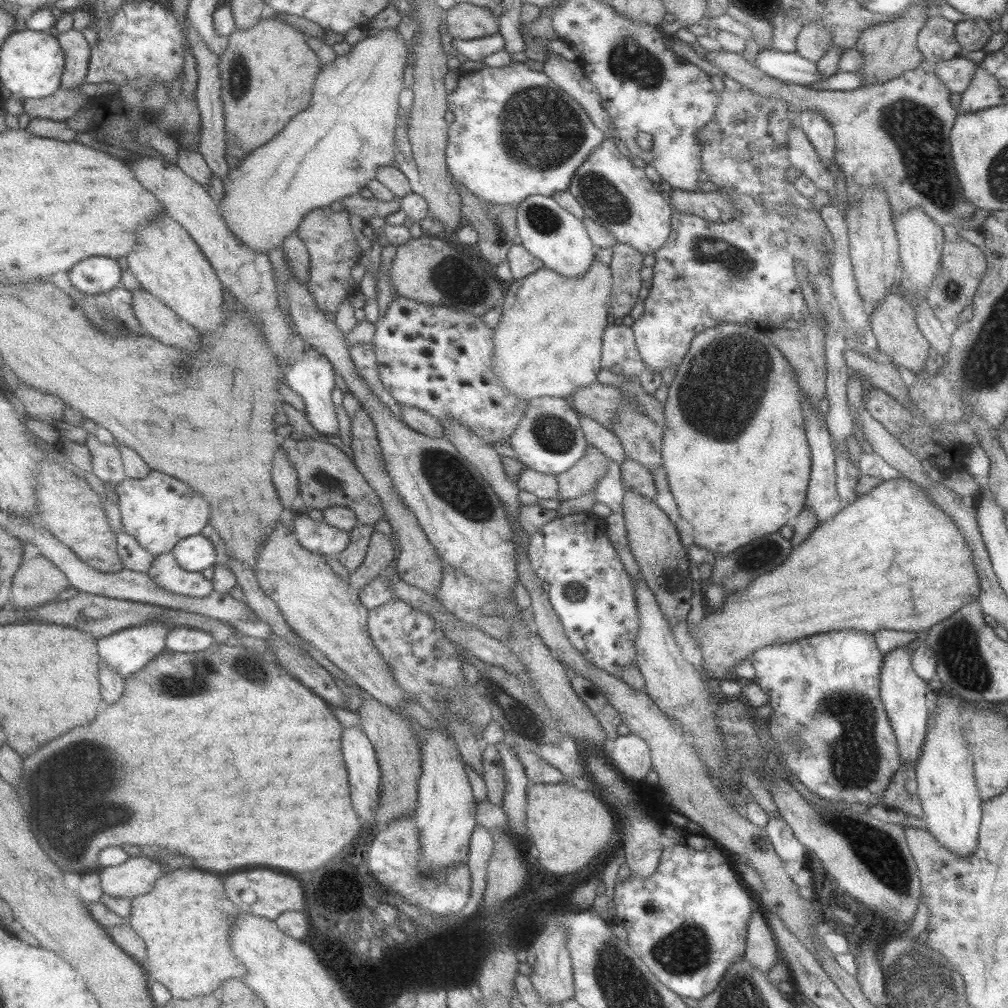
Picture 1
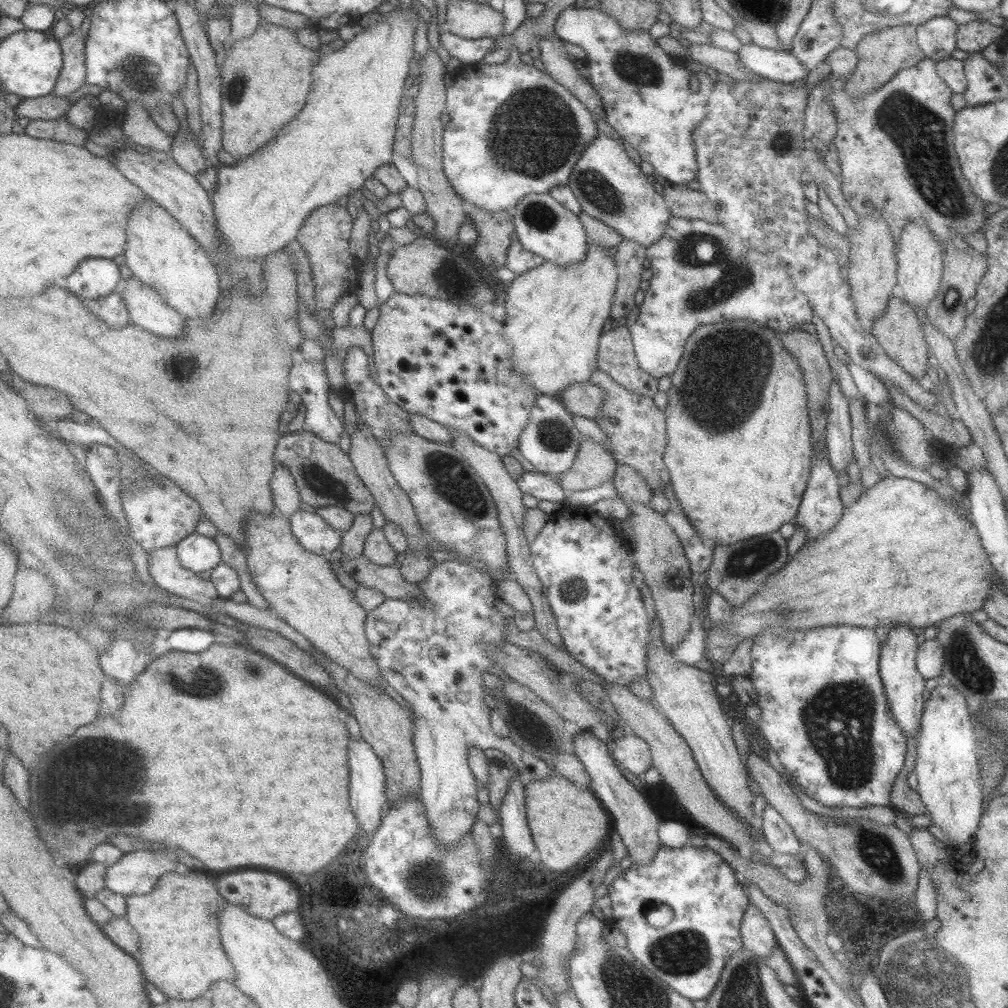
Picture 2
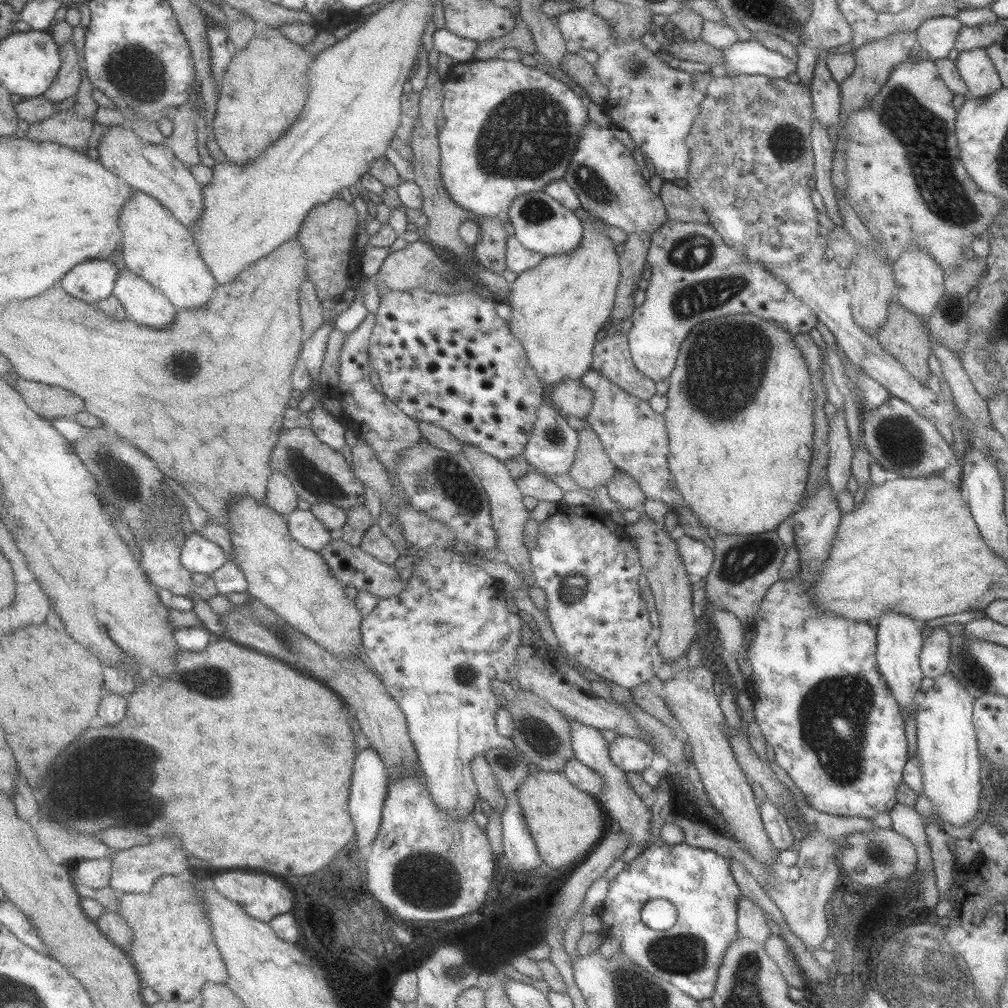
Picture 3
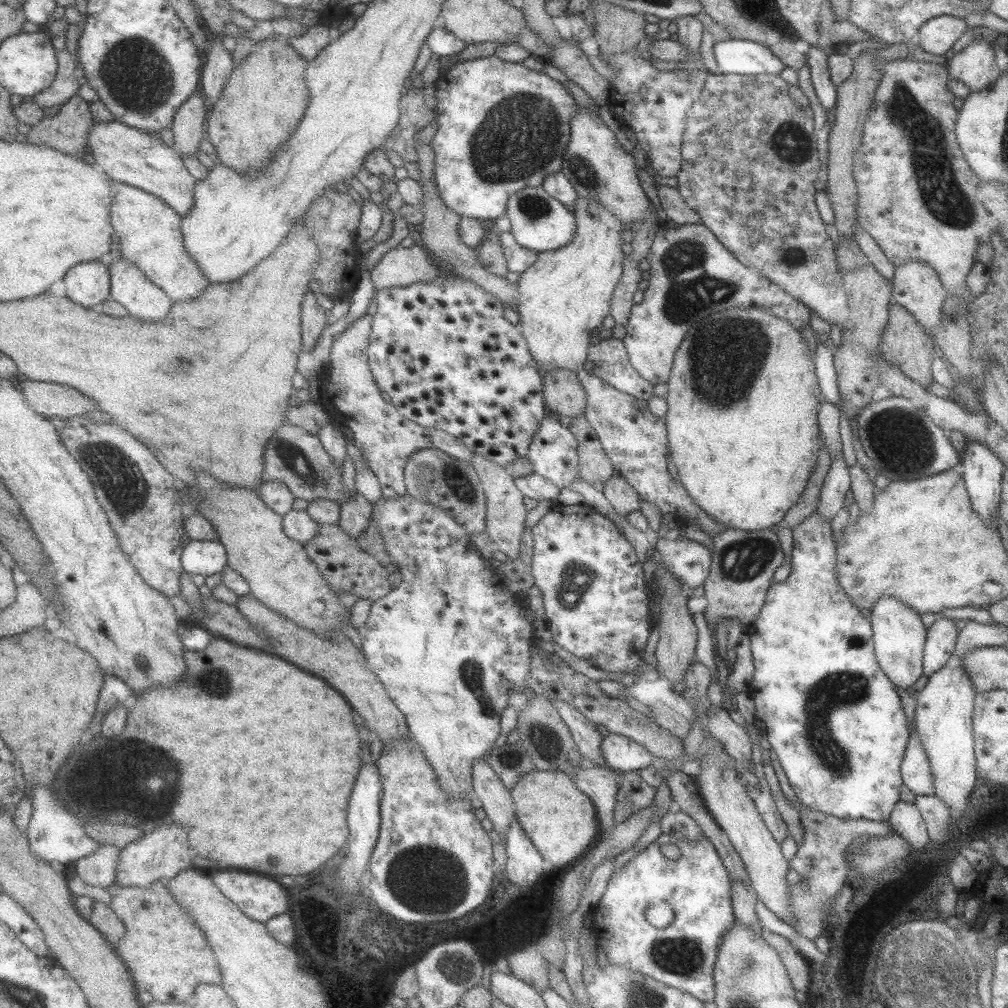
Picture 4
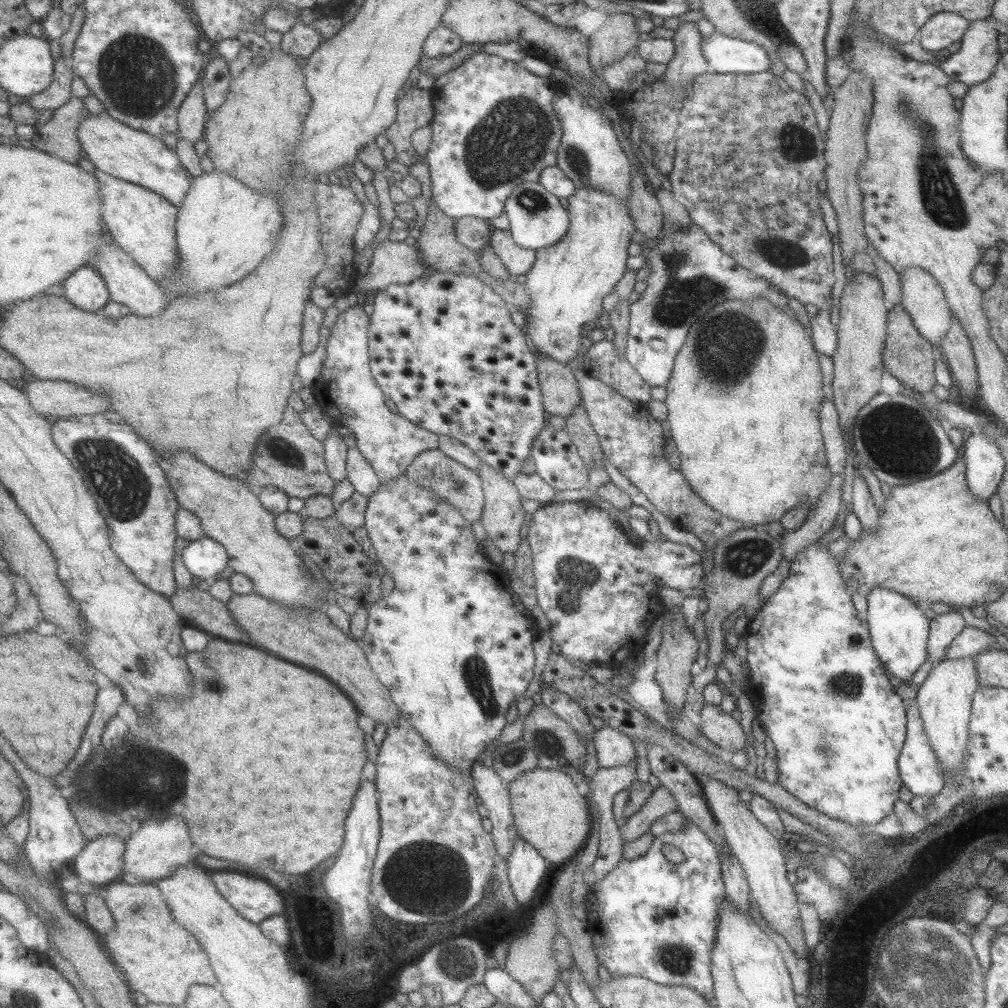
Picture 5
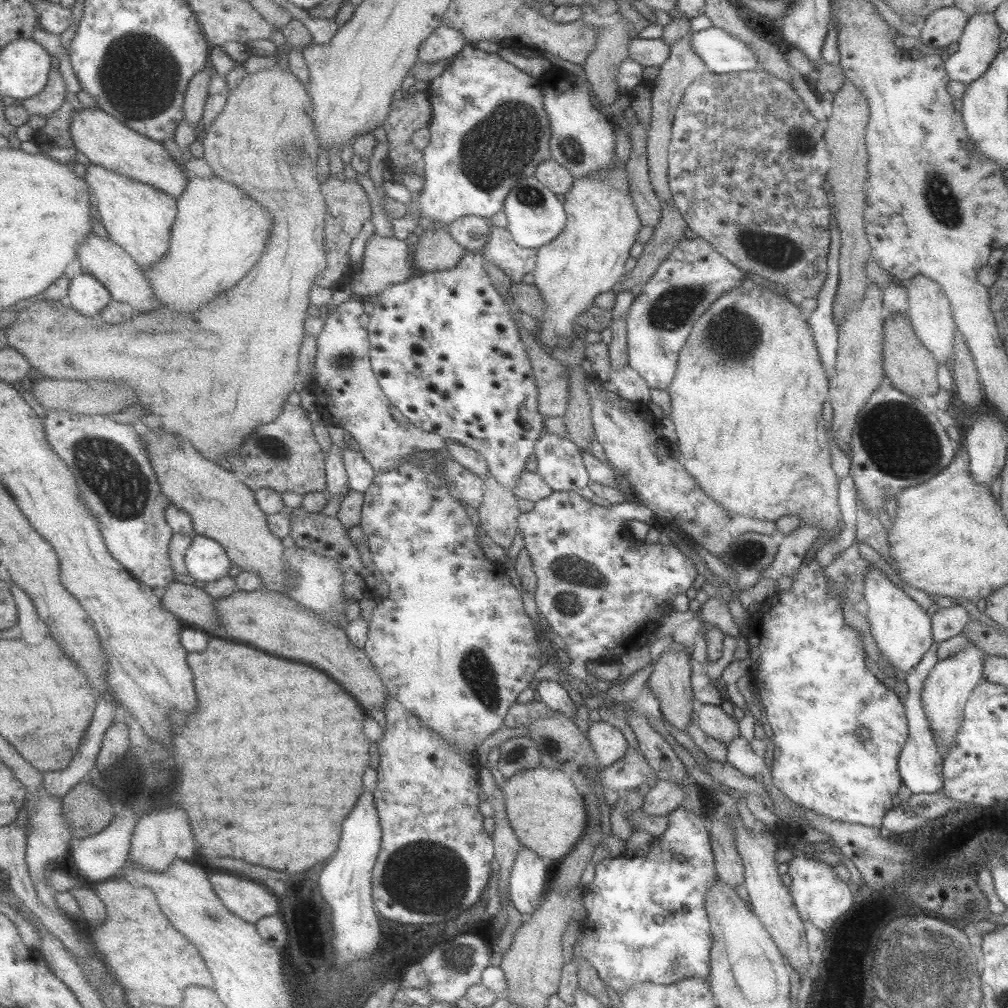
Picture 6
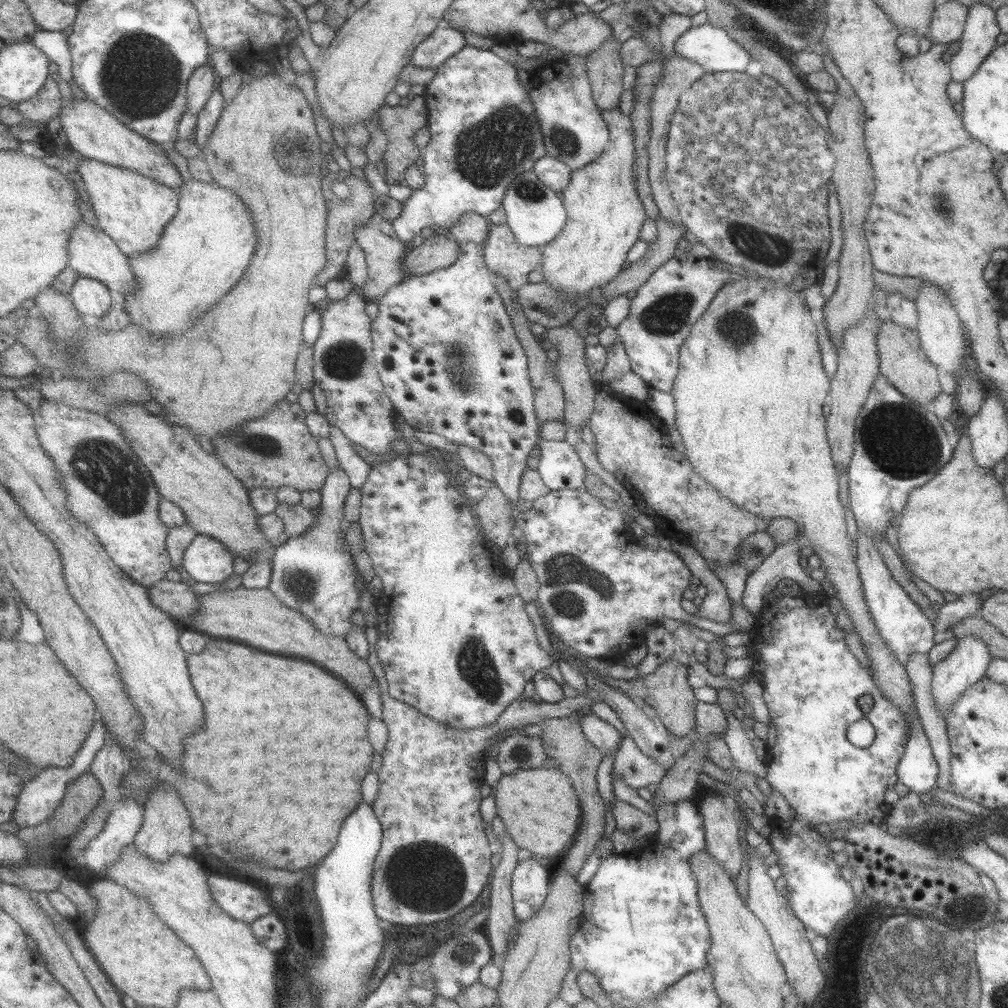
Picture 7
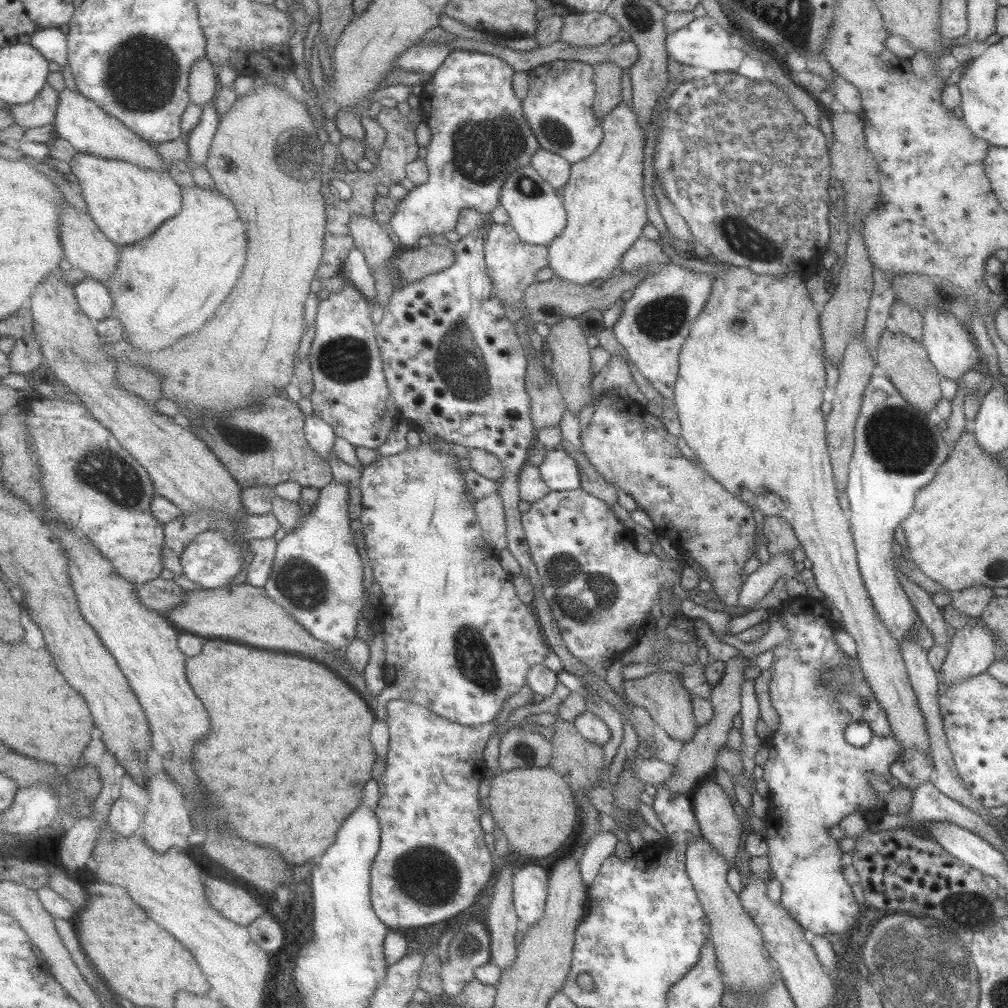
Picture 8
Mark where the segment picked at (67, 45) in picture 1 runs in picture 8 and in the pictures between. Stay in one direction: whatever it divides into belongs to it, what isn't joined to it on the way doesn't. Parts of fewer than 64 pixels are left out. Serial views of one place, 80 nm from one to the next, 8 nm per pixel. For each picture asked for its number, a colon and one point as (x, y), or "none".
2: (73, 76)
3: (68, 83)
4: (66, 85)
5: (59, 92)
6: (45, 104)
7: (47, 105)
8: (43, 110)

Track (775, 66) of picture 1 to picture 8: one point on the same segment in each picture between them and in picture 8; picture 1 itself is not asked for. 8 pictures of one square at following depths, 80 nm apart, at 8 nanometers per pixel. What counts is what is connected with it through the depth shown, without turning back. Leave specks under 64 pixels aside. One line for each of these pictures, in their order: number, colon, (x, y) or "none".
2: (777, 65)
3: (746, 56)
4: (733, 56)
5: (726, 54)
6: (721, 53)
7: (711, 47)
8: (703, 43)

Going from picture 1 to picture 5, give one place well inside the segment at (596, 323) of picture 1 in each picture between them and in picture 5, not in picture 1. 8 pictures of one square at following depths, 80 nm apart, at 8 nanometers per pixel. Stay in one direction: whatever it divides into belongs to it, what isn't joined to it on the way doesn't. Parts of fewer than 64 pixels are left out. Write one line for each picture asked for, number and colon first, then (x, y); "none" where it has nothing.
2: (554, 314)
3: (557, 307)
4: (565, 294)
5: (566, 283)

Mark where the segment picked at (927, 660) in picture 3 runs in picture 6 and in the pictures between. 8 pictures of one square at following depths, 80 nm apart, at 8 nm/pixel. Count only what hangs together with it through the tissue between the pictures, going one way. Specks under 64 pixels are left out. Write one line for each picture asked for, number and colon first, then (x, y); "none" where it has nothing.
4: (941, 635)
5: (943, 628)
6: (946, 622)

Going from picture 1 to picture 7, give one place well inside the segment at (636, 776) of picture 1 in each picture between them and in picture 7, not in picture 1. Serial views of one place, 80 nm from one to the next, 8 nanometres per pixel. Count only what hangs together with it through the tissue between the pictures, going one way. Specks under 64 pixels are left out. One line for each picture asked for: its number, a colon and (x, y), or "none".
2: (628, 751)
3: (629, 754)
4: (618, 752)
5: (613, 748)
6: (608, 744)
7: (604, 737)

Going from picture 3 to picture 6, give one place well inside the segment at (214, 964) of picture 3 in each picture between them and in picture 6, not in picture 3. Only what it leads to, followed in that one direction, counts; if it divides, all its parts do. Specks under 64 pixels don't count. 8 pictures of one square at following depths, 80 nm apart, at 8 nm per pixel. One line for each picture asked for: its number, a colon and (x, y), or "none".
4: (169, 955)
5: (162, 960)
6: (150, 958)

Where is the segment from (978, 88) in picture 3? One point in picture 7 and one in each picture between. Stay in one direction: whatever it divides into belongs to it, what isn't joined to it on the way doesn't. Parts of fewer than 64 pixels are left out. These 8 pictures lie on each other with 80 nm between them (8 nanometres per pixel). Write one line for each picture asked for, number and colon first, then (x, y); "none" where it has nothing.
4: (974, 65)
5: (977, 53)
6: (976, 47)
7: (980, 29)

